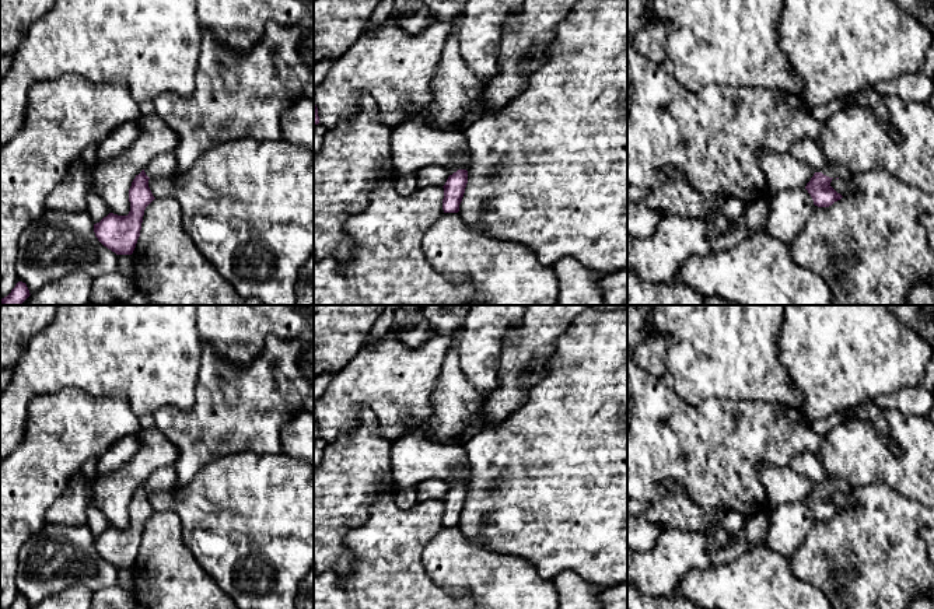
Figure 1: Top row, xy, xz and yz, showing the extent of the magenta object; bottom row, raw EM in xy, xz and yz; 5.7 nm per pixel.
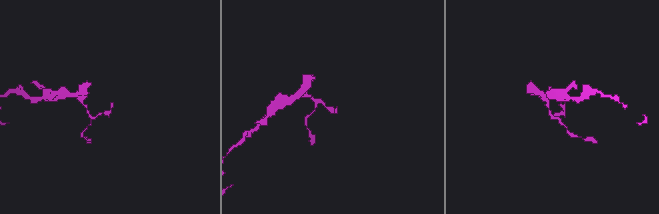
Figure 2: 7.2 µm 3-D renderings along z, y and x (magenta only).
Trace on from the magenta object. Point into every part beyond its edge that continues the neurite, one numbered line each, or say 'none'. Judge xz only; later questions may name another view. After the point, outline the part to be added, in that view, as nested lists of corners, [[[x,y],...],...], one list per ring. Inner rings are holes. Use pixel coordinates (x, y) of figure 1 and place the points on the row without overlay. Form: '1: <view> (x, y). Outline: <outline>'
none

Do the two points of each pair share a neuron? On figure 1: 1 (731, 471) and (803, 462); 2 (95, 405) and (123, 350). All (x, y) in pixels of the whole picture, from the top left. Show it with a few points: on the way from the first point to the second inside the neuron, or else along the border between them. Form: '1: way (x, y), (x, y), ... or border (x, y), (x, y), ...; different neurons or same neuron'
1: border (817, 454), (798, 454), (789, 465); different neurons
2: border (69, 387), (90, 394), (121, 394), (132, 408); different neurons

